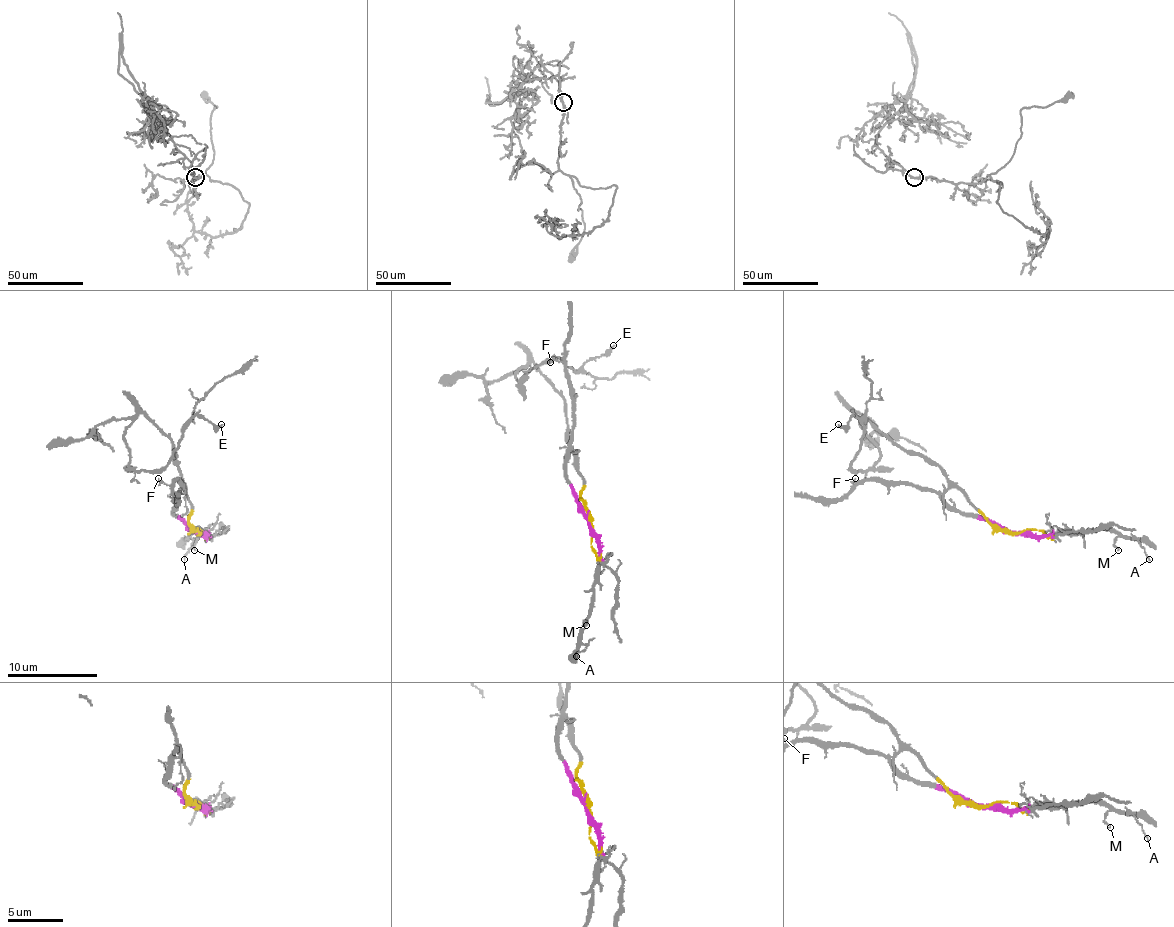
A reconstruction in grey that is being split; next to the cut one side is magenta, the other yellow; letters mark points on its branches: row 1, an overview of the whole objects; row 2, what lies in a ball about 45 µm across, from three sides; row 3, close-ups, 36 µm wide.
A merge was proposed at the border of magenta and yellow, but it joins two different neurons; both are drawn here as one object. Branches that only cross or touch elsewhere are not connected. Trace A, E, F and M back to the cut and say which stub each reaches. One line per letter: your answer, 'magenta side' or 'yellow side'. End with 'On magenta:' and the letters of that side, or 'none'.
A: magenta side
E: yellow side
F: magenta side
M: magenta side
On magenta: A, F, M

